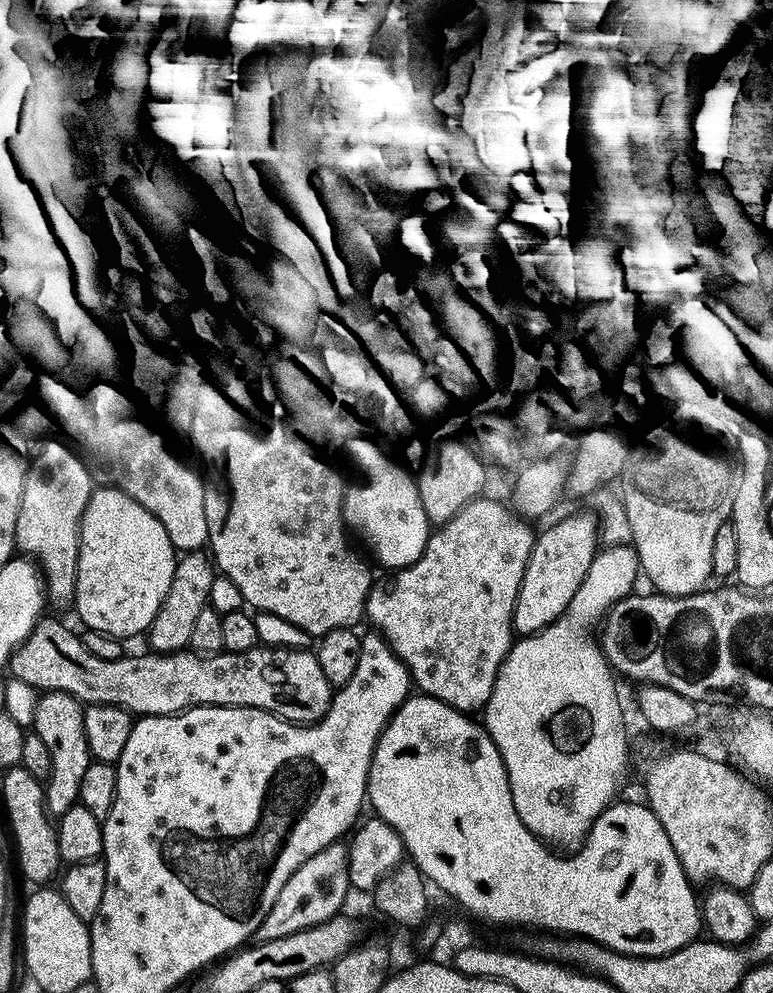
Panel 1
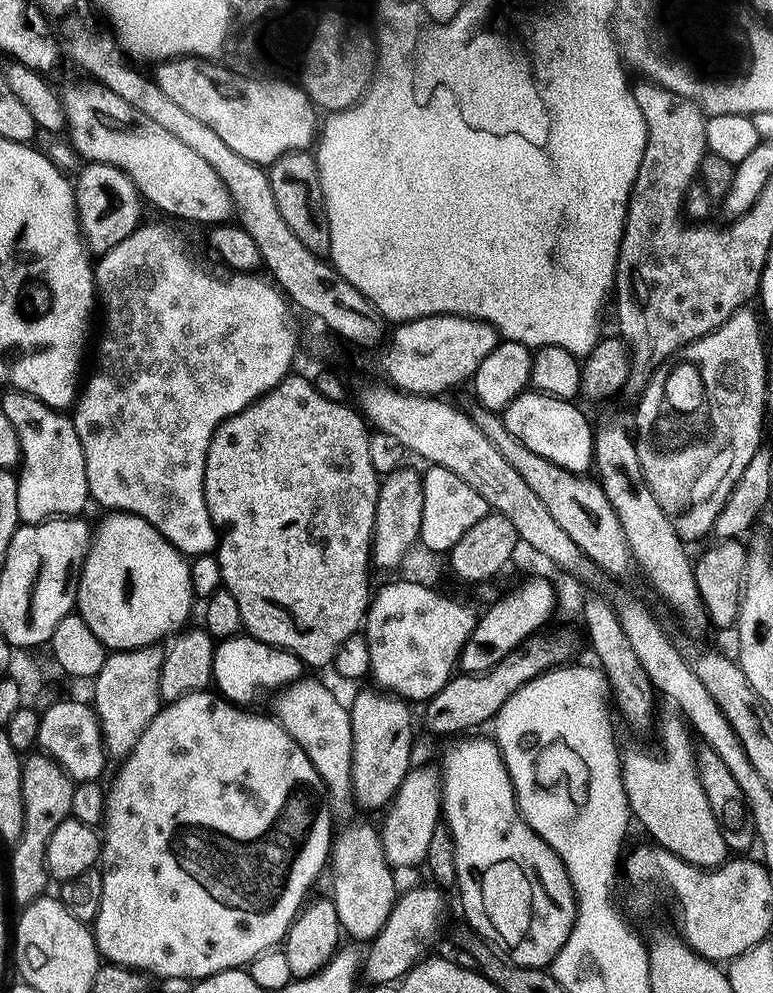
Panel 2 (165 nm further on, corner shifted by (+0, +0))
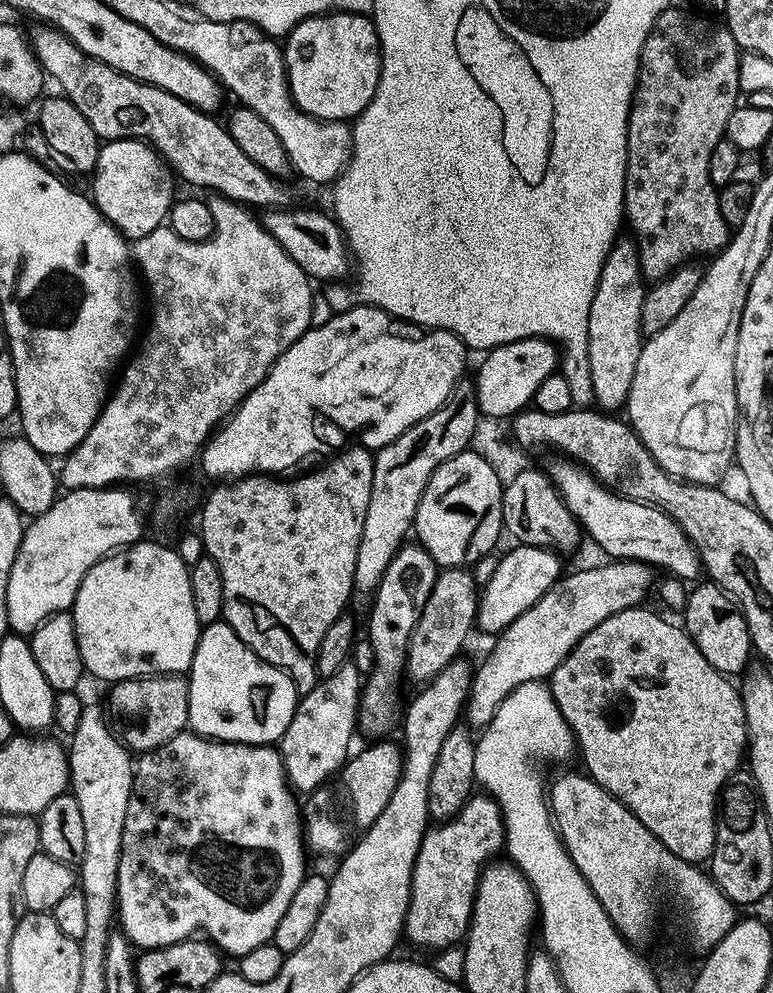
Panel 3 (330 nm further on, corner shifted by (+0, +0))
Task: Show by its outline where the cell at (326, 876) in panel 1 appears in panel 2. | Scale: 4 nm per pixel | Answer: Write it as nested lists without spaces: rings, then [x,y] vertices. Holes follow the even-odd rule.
[[[371,690],[372,692],[360,692],[353,698],[352,704],[350,700],[350,711],[352,713],[352,799],[355,807],[360,808],[380,808],[383,809],[385,805],[392,800],[396,795],[397,790],[402,786],[403,779],[410,769],[410,762],[408,759],[412,756],[412,712],[410,709],[409,701],[391,695],[383,690]]]

